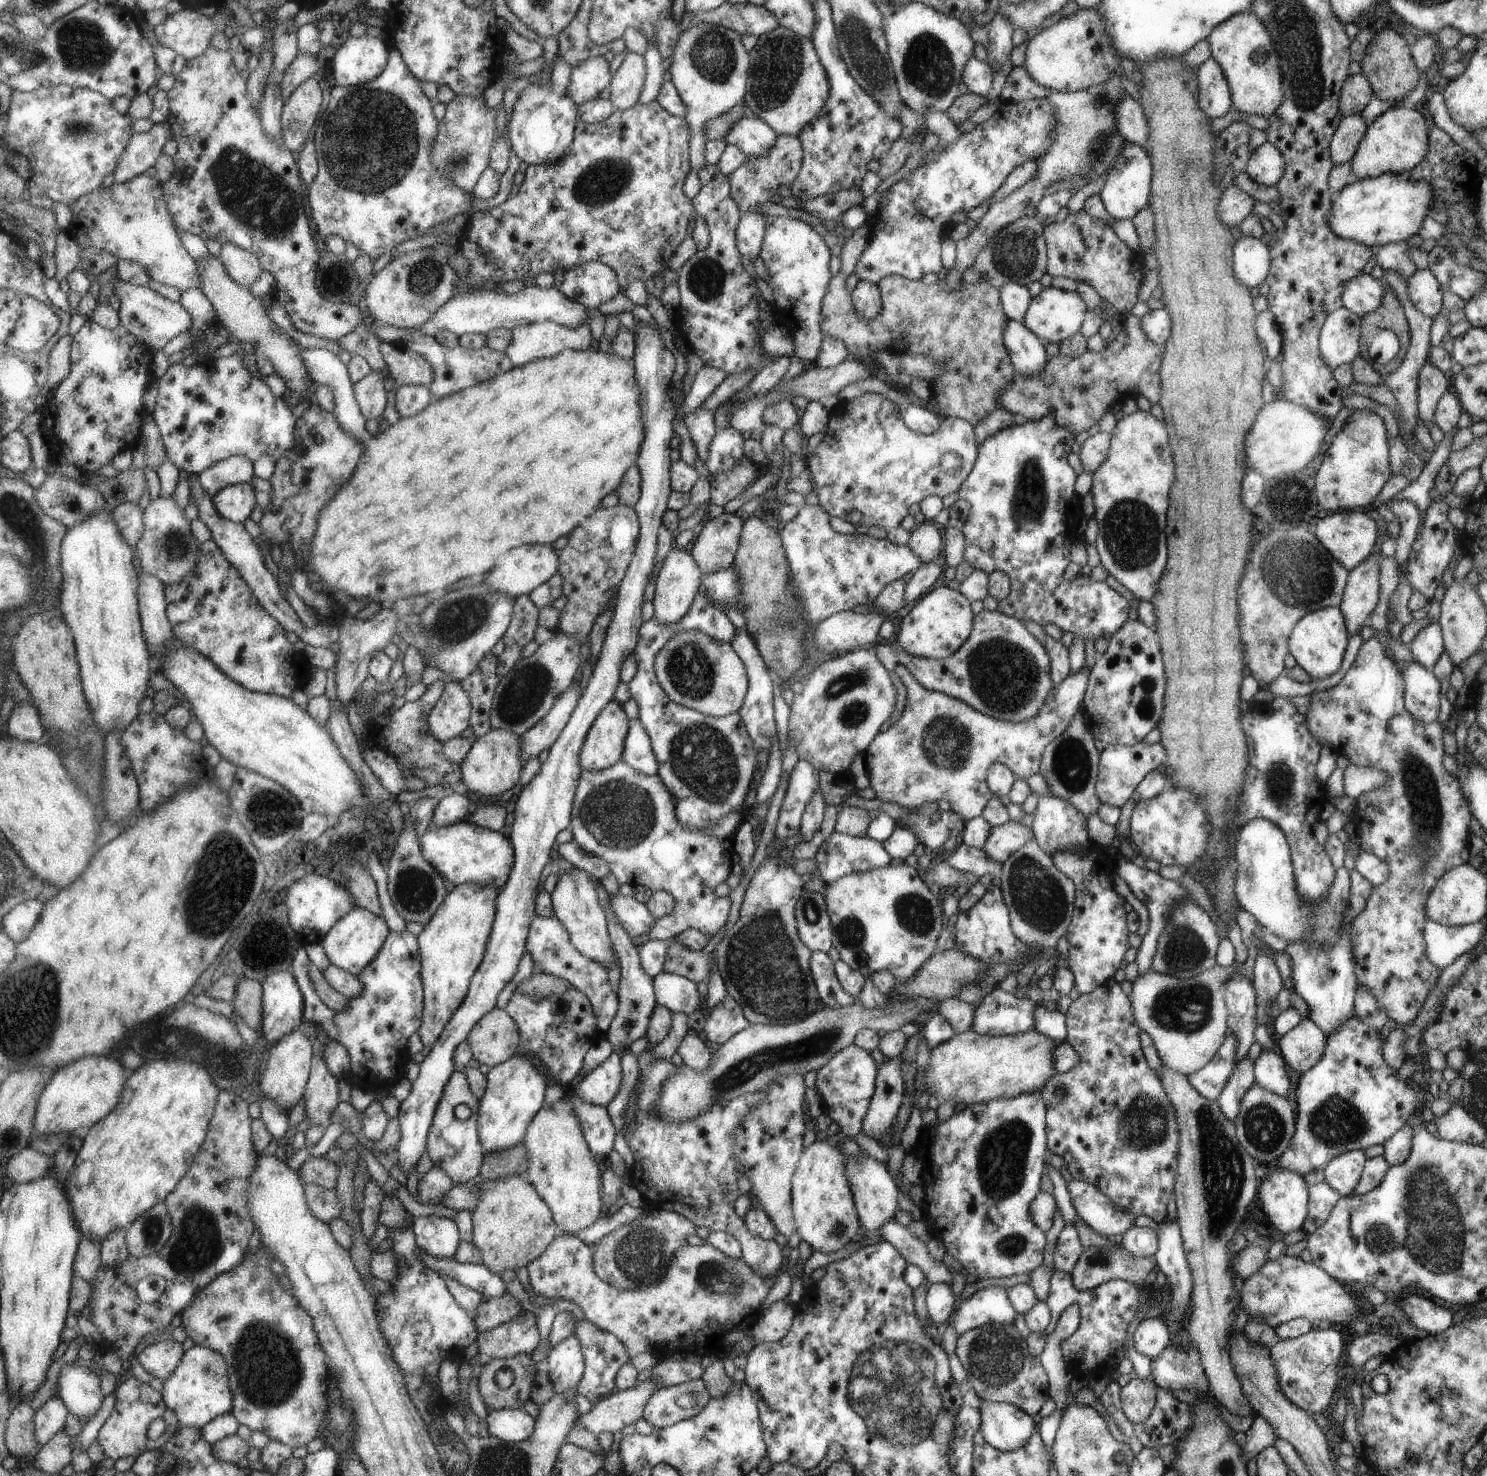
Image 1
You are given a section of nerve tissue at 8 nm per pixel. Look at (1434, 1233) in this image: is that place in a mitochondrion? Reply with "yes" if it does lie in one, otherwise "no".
yes

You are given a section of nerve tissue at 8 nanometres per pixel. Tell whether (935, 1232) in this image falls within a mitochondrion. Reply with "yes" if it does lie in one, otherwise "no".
no

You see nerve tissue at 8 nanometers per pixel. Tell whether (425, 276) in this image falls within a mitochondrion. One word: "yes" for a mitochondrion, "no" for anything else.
yes

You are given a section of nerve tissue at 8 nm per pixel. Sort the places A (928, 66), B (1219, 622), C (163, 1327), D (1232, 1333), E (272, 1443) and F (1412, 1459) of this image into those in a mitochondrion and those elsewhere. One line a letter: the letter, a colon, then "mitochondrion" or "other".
A: mitochondrion
B: other
C: other
D: other
E: other
F: other

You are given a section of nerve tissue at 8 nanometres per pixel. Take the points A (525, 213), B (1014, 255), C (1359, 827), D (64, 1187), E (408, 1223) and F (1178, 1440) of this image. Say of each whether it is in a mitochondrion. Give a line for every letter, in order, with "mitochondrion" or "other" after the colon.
A: other
B: mitochondrion
C: other
D: other
E: other
F: other

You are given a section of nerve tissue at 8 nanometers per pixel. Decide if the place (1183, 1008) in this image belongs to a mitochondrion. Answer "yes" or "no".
yes

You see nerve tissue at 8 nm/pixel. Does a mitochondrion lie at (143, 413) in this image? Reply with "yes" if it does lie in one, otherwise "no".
no

